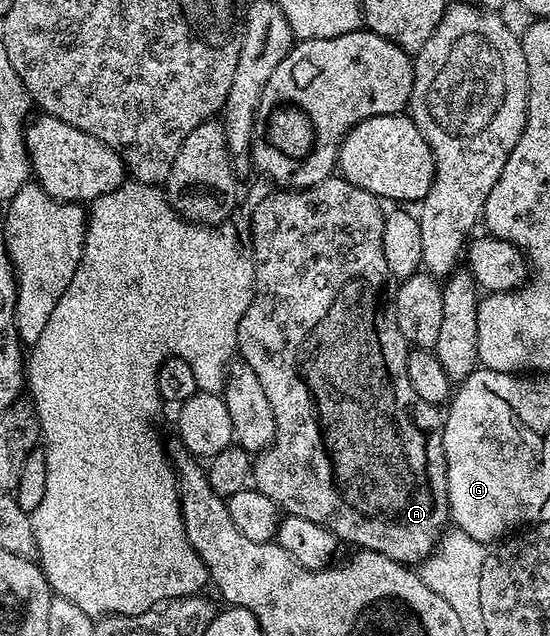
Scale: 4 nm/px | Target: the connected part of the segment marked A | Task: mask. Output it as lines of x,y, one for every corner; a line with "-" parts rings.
330,175
322,183
318,183
309,189
284,189
283,191
272,192
276,193
266,194
252,209
252,249
250,245
250,253
254,258
256,267
256,286
254,287
254,295
250,299
250,307
246,307
246,315
242,315
242,323
238,323
238,335
236,336
236,347
239,356
250,367
254,367
254,375
258,375
258,380
262,383
263,389
266,390
266,399
270,399
270,408
274,410
274,423
276,424
276,437
272,440
272,444
253,460
252,481
254,482
254,488
267,497
279,499
281,502
283,502
282,500
288,501
287,512
291,516
310,519
314,523
324,525
341,542
349,541
350,544
356,545
352,547
357,550
369,549
375,553
386,555
395,561
400,561
403,565
409,567
419,566
432,554
437,541
440,539
440,534
444,532
450,521
448,511
448,468
446,467
446,455
444,454
444,417
437,406
426,403
426,399
421,399
418,396
414,391
412,380
408,374
410,346
402,335
402,331
398,331
394,293
391,288
388,290
390,274
386,267
386,254
382,252
382,227
384,226
385,210
383,208
380,209
380,205
382,206
381,198
375,197
370,191
362,191
362,187
354,187
354,183
350,183
345,177
339,175

